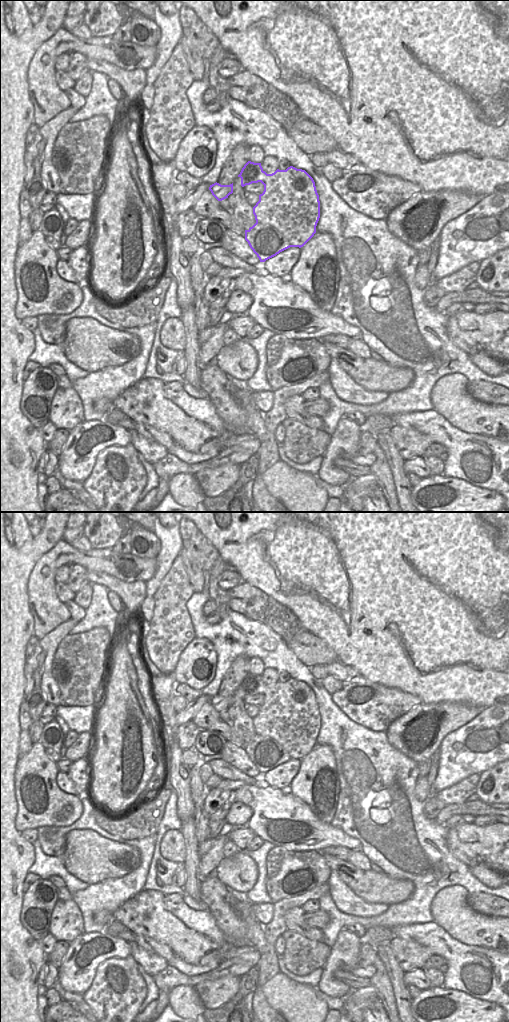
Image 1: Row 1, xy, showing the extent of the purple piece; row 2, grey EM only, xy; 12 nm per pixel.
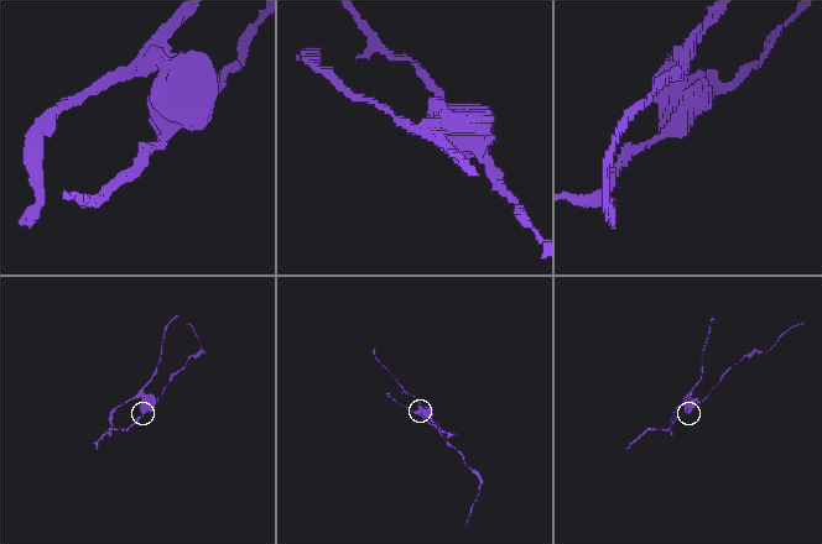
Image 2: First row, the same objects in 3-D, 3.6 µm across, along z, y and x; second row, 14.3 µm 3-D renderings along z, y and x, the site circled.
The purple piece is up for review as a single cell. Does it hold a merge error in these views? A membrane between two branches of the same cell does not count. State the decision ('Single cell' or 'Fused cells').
Fused cells

